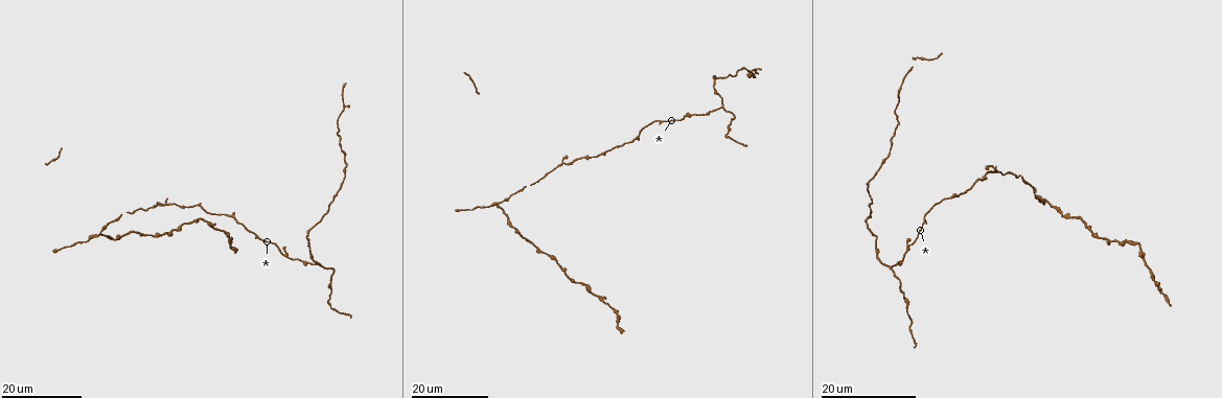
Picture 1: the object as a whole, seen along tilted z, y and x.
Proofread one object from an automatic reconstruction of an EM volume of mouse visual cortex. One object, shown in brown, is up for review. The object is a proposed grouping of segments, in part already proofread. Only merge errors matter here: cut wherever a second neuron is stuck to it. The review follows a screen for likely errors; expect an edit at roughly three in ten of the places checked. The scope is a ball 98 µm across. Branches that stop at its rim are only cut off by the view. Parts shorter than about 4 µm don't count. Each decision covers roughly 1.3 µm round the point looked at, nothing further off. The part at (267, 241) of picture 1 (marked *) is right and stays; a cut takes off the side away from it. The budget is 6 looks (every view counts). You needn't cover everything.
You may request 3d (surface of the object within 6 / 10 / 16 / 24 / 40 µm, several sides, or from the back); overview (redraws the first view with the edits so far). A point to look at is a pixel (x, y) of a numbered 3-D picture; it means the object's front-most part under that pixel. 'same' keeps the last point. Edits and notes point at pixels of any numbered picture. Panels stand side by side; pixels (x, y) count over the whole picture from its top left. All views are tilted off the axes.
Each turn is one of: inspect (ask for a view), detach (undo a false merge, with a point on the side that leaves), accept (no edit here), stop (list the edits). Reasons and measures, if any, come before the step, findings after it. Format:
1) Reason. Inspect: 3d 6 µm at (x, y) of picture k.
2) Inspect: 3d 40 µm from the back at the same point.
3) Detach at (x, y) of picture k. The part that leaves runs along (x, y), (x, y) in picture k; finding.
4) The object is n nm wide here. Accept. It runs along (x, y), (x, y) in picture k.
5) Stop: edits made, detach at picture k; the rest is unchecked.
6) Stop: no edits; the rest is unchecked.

A fork. Inspect: 3d 16 µm at (891, 267) of picture 1.

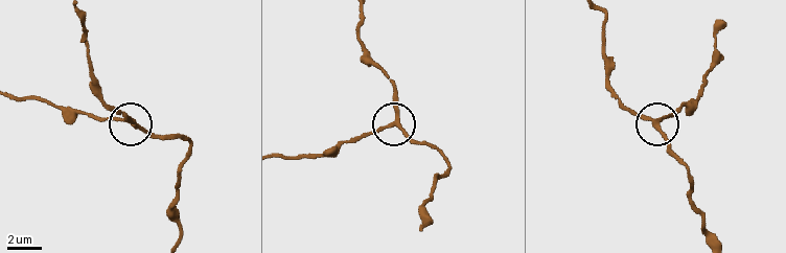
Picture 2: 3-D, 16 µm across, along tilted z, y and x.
Inspect: 3d 10 µm at (656, 123) of picture 2.

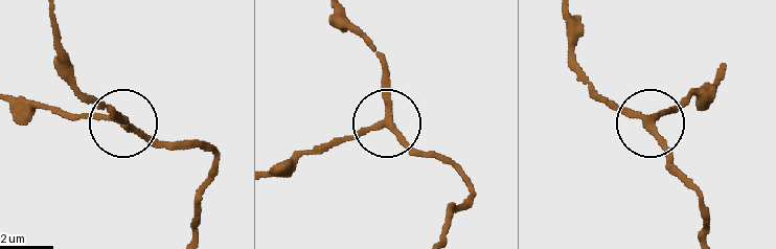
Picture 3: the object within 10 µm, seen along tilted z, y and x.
The side arm is 25 µm long. Accept. It runs along (722, 69), (713, 86), (652, 125), (668, 168) in picture 3; continuous, no second neuron.

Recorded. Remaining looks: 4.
Arms part here. Inspect: 3d 24 µm at (562, 163) of picture 1.

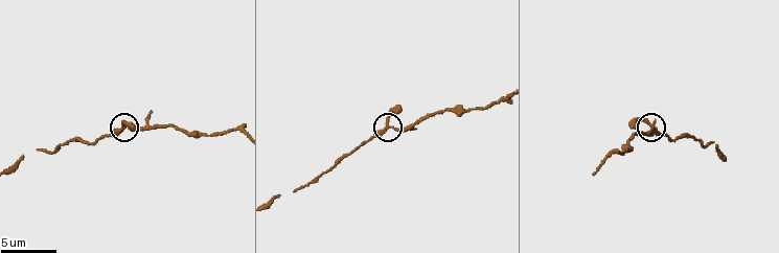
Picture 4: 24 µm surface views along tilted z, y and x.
Inspect: 3d 6 µm at (389, 128) of picture 4.

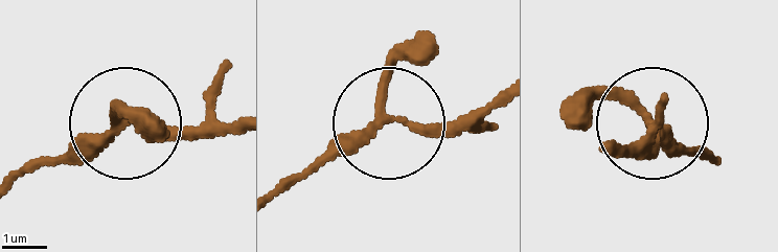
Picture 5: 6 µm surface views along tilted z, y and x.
Inspect: 3d 6 µm from the back at (380, 119) of picture 5.

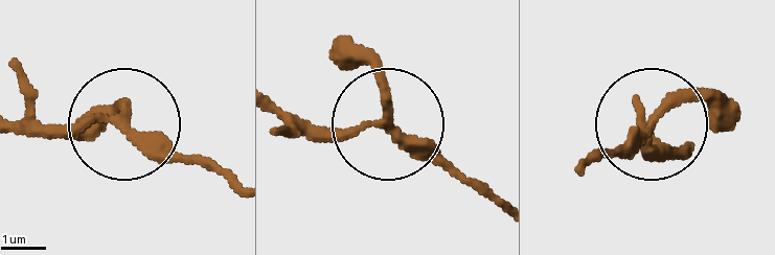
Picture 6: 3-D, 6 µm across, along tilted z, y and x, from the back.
The object is 190 nm wide here. Accept. It runs along (686, 147), (652, 142), (652, 122), (692, 102), (736, 103) in picture 6; all the same neuron.

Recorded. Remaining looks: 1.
Stop: no edits; the rest is unchecked.

